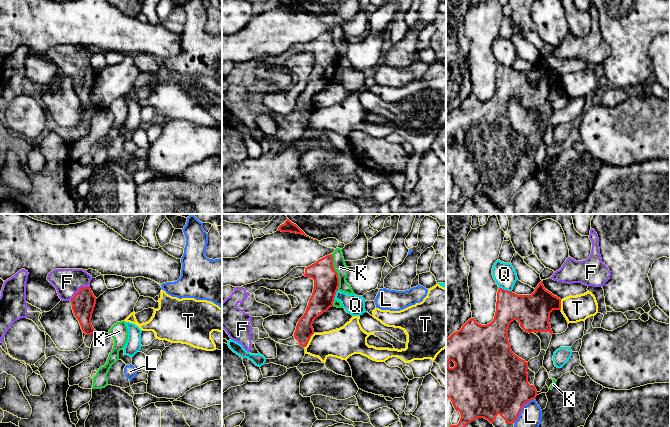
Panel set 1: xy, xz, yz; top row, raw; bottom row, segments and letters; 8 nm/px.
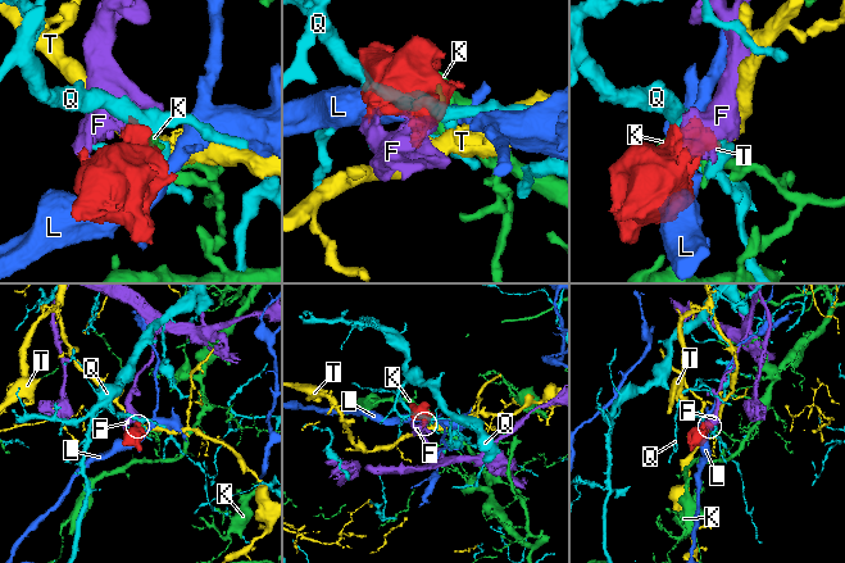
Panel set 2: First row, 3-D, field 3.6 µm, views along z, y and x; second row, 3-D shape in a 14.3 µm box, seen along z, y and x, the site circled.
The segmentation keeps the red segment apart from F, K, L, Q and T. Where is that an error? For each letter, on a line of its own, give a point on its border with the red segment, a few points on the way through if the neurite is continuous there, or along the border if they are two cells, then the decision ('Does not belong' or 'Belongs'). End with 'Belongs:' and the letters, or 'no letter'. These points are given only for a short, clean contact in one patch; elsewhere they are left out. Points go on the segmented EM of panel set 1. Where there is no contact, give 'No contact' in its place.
F: Touches red at xy (79, 290). Belongs
K: Touches red at xz (336, 272). Does not belong
L: Touches red at yz (521, 408). Does not belong
Q: Touches red at yz (505, 290). Boundary: yz (499, 287), (511, 291). Does not belong
T: Touches red at xz (309, 339). Boundary: xz (314, 333), (304, 347). Does not belong
Belongs: F

